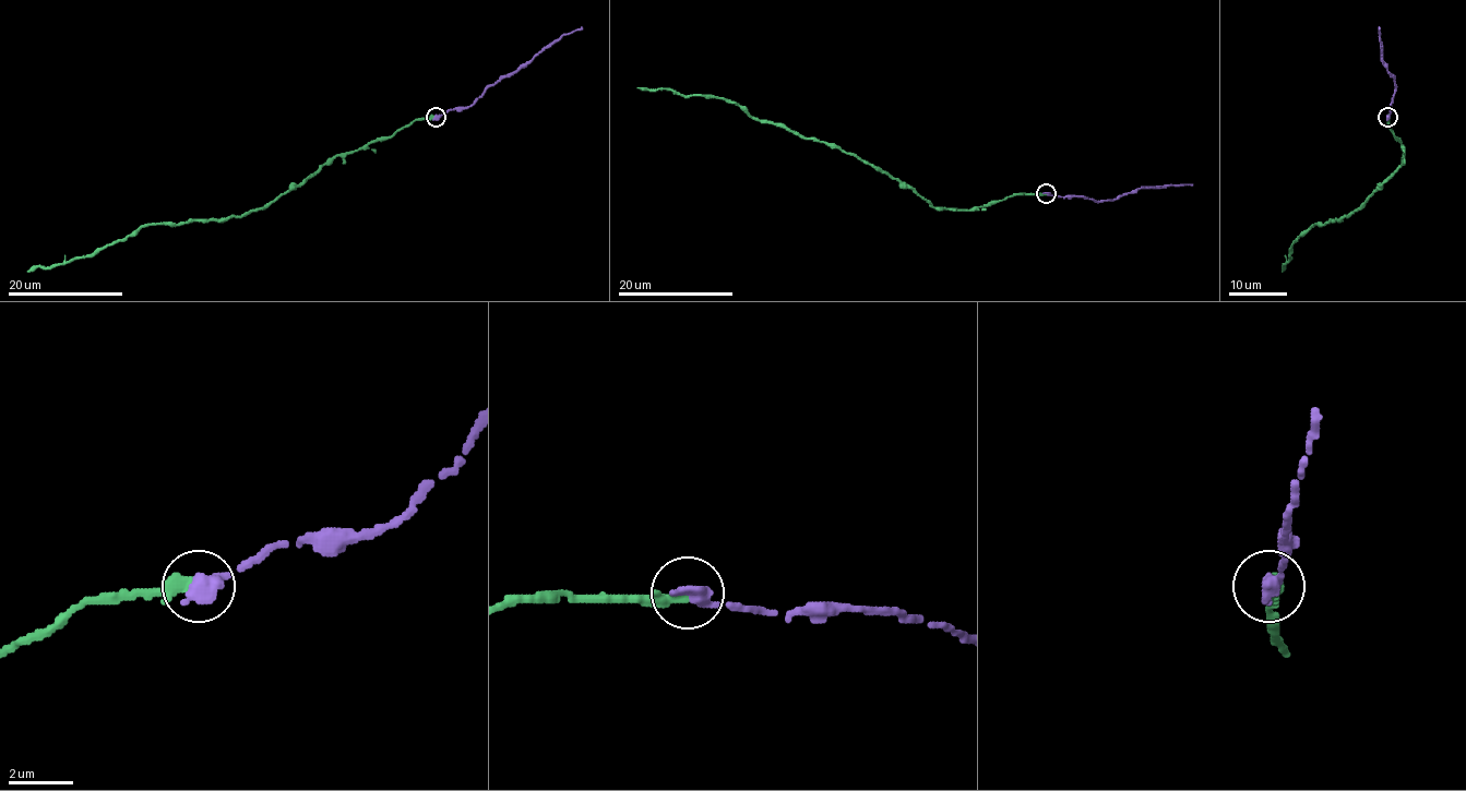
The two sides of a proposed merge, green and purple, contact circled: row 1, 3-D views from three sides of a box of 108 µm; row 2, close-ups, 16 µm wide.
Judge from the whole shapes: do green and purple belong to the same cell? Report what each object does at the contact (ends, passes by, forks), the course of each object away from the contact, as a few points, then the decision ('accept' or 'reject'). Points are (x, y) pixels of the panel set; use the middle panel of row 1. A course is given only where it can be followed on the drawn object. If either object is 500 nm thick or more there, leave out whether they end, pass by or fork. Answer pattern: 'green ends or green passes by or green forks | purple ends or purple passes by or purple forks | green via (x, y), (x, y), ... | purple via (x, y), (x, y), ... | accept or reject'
green via (1046, 193), (1006, 196), (972, 210), (936, 210), (851, 154), (755, 120), (730, 102), (636, 88) | purple via (1046, 193), (1108, 201), (1141, 188), (1191, 184) | accept

